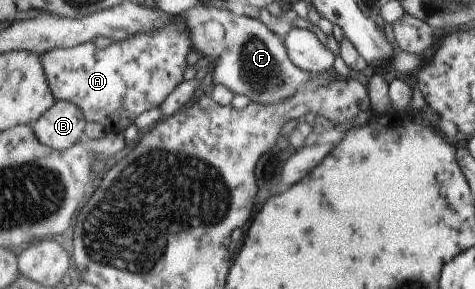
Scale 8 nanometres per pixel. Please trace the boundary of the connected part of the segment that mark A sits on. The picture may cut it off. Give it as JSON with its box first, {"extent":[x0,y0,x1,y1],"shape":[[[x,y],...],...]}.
{"extent":[41,21,195,133],"shape":[[[179,21],[179,23],[167,23],[163,29],[153,29],[149,33],[139,33],[139,35],[133,35],[125,41],[112,41],[112,43],[106,49],[99,49],[93,42],[83,43],[76,47],[51,49],[49,53],[41,53],[41,61],[43,61],[43,69],[46,70],[47,81],[50,83],[52,93],[56,101],[71,102],[83,109],[83,113],[86,115],[87,123],[100,123],[105,129],[112,131],[113,133],[123,133],[127,127],[134,125],[137,119],[147,111],[154,108],[161,107],[163,101],[167,100],[185,80],[185,69],[187,69],[187,55],[191,50],[195,51],[195,43],[193,43],[193,37],[191,37],[191,31],[187,27],[187,23]]]}

